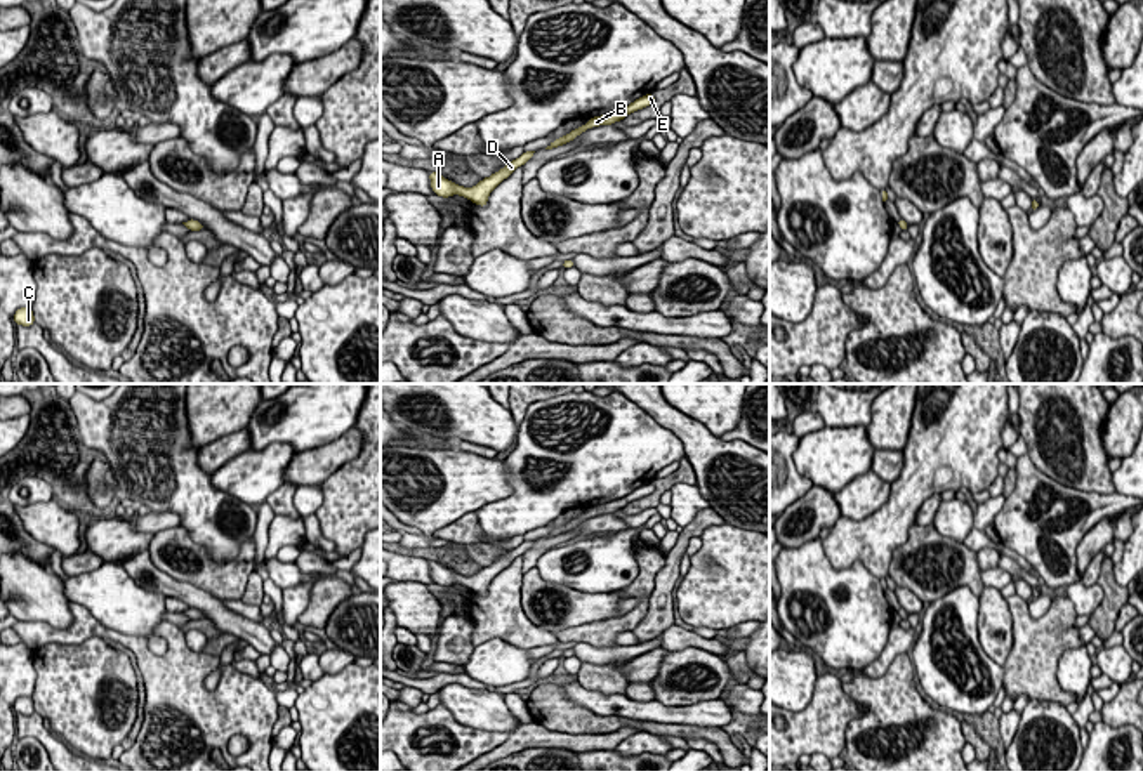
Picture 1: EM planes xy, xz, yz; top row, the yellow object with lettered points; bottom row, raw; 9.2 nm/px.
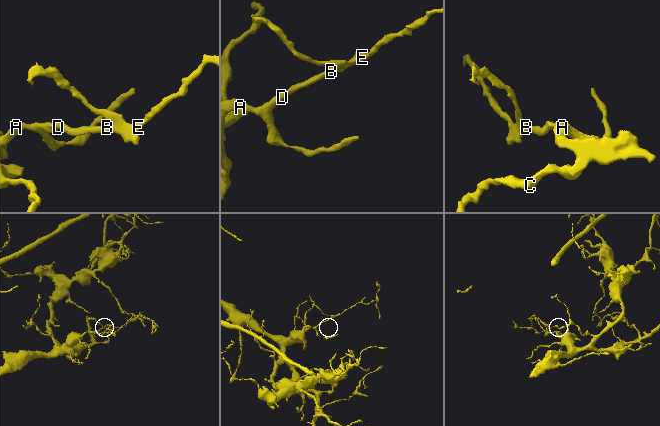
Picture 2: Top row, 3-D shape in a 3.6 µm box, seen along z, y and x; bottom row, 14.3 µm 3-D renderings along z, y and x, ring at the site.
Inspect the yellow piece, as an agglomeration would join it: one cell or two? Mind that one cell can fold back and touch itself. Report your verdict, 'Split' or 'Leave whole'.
Leave whole

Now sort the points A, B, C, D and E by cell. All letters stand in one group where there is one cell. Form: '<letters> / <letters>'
A B C D E

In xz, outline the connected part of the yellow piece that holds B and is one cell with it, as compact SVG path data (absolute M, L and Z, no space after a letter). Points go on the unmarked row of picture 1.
M650 481L650 483L636 488L634 491L631 491L629 495L625 495L625 497L622 497L618 500L611 500L608 504L589 507L589 511L585 514L580 514L578 517L572 519L570 523L552 530L545 538L563 535L563 533L573 530L577 524L580 524L587 517L599 516L599 514L613 514L615 511L624 509L627 504L631 504L631 502L634 502L638 498L643 498L643 497L646 497L650 493L653 493L653 491L655 491L655 484Z

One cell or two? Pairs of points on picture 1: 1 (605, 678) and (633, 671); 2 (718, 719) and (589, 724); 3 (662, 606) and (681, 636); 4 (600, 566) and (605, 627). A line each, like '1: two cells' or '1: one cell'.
1: two cells
2: two cells
3: two cells
4: two cells

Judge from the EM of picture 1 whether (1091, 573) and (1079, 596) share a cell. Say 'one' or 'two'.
two

